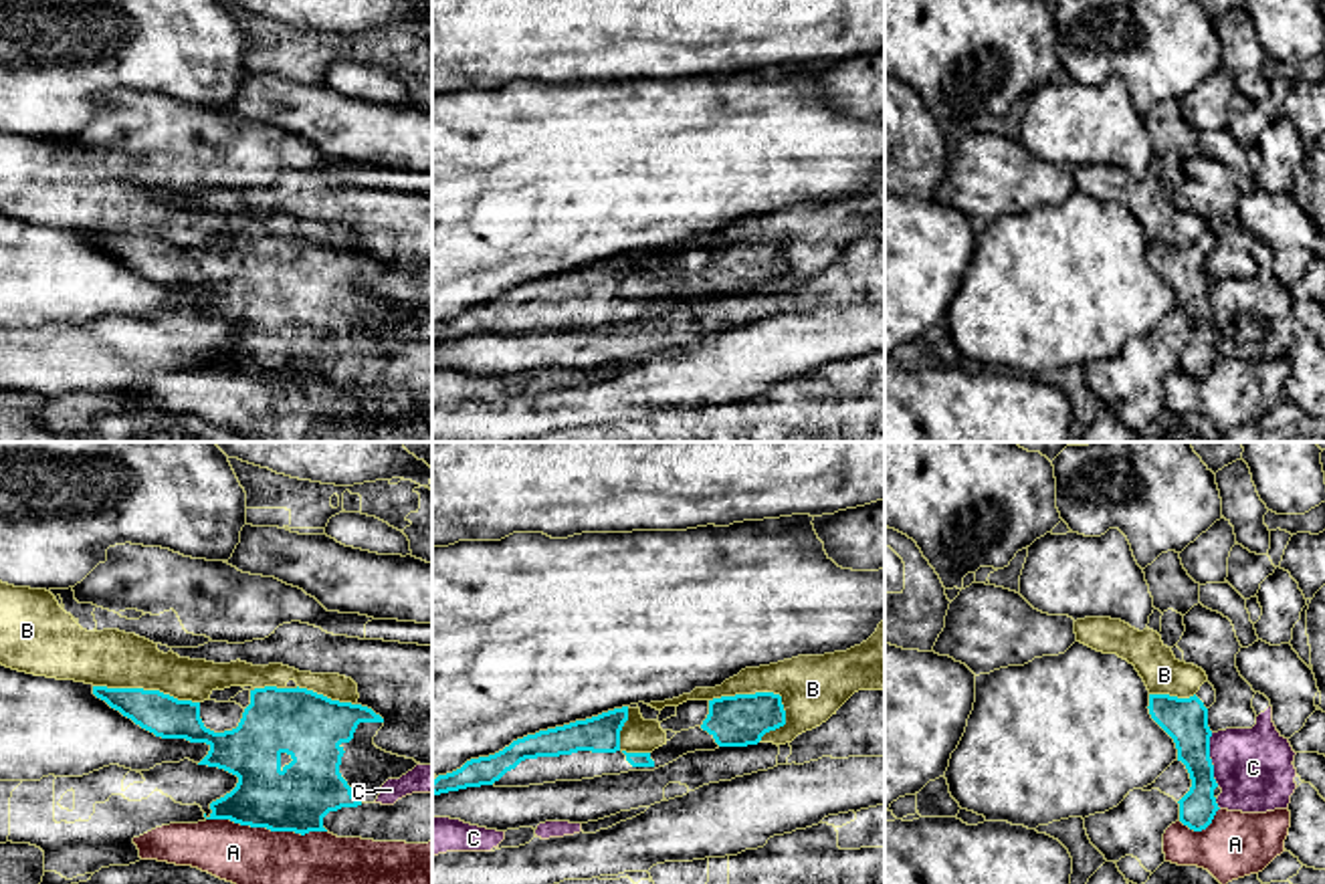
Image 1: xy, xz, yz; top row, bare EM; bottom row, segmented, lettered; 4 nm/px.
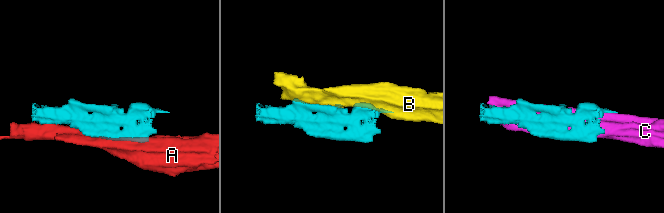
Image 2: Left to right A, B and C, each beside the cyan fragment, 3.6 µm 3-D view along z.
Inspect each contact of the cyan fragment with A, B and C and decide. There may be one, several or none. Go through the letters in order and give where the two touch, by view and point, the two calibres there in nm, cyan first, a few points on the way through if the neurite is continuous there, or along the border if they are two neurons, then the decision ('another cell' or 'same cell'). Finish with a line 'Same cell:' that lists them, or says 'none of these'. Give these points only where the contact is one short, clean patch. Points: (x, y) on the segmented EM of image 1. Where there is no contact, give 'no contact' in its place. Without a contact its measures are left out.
A: meets cyan in xy at (267, 828); 260 nm thick on the cyan side, 240 nm on the other; another cell
B: meets cyan in xz at (758, 693); 200 nm thick on the cyan side, 260 nm on the other; another cell
C: meets cyan in yz at (1210, 759); 180 nm thick on the cyan side, 320 nm on the other; another cell
Same cell: none of these

